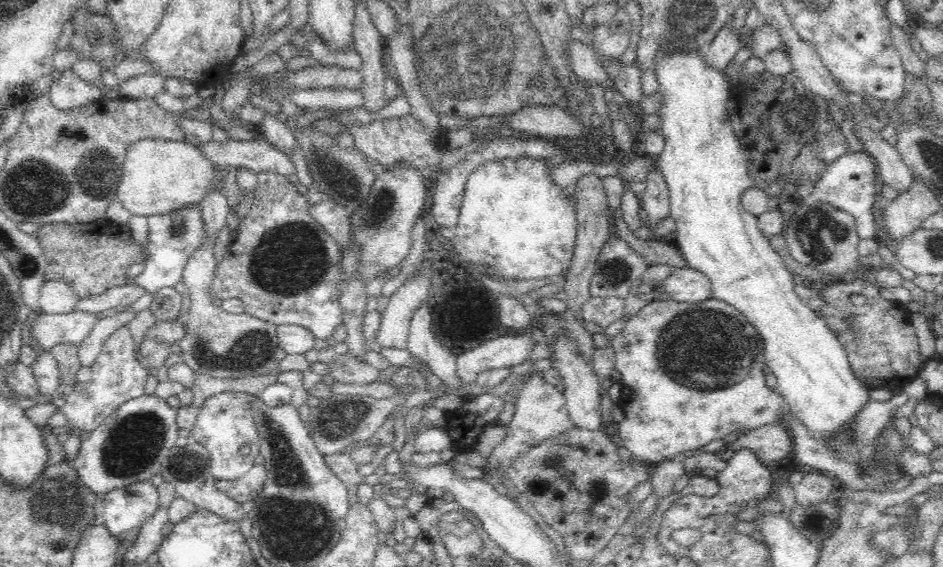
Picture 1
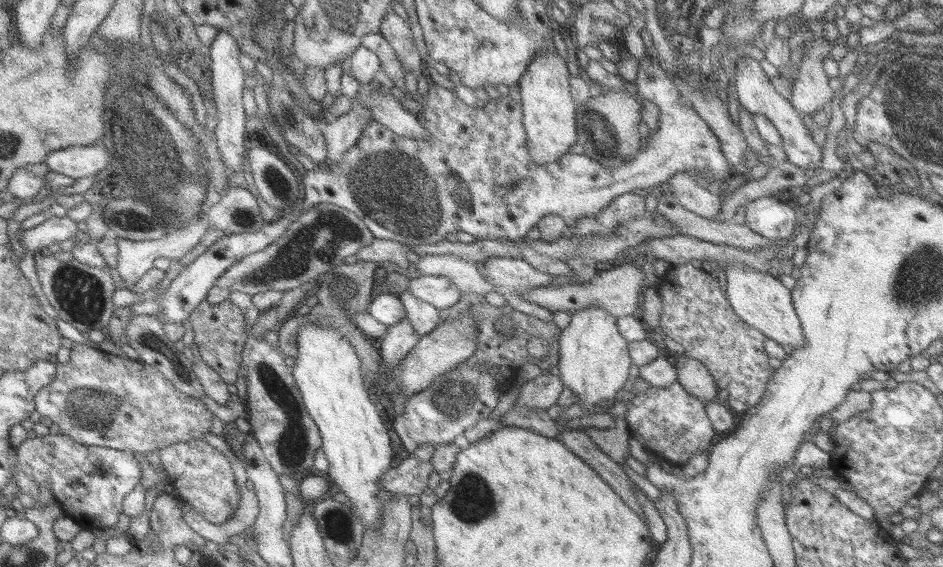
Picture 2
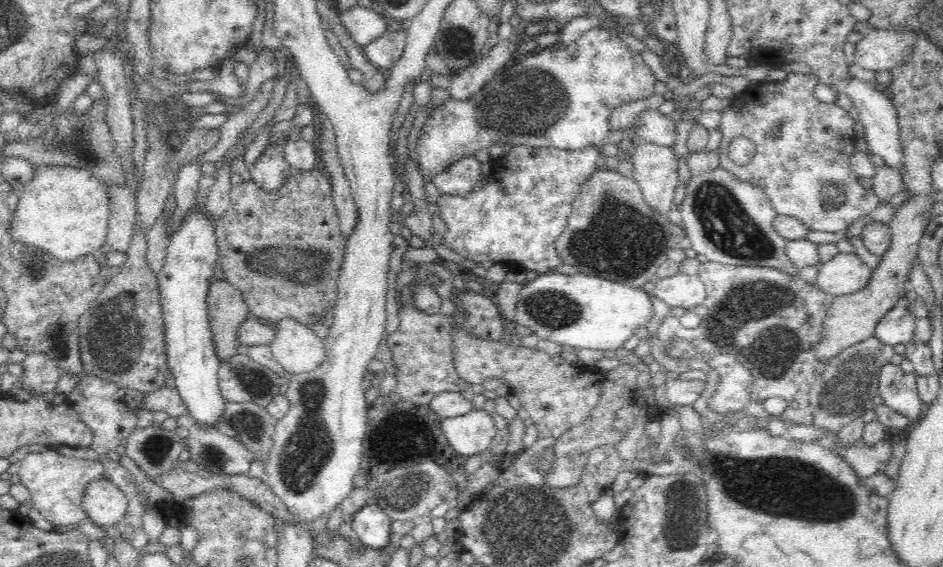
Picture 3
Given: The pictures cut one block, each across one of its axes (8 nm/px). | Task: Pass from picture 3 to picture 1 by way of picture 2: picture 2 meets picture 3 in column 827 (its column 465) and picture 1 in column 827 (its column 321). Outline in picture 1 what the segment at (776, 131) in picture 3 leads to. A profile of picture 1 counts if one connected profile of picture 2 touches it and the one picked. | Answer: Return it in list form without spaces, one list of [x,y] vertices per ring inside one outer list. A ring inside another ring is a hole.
[[[848,152],[828,164],[811,192],[811,200],[826,202],[836,206],[838,210],[850,214],[855,220],[857,233],[862,240],[876,238],[876,218],[874,218],[874,210],[872,210],[876,194],[874,168],[873,159],[866,152]]]

